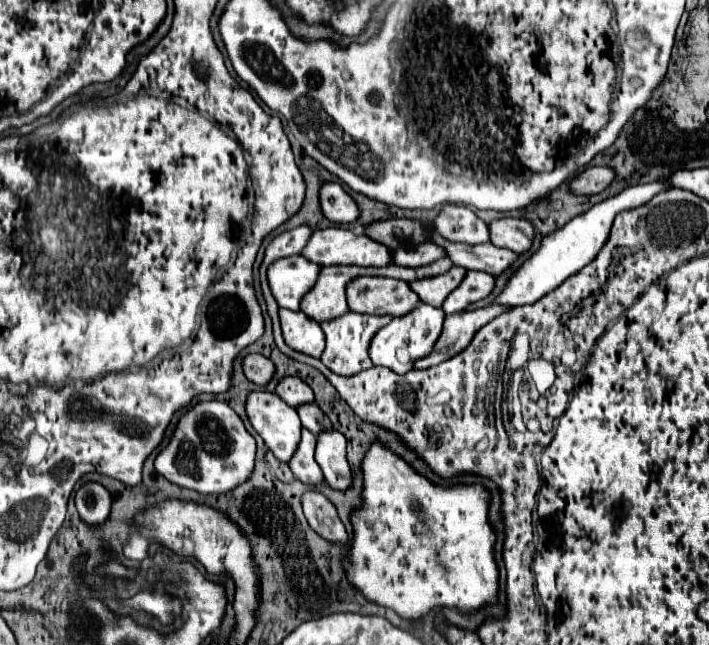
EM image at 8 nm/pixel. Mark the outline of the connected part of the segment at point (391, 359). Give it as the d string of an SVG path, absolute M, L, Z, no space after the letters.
M419 304L407 316L393 318L385 328L381 328L373 336L373 342L369 344L371 362L375 366L391 368L397 374L409 372L417 358L423 358L423 356L427 356L433 350L433 342L439 338L441 328L443 328L443 318L445 318L443 310L441 308L433 308L429 304Z

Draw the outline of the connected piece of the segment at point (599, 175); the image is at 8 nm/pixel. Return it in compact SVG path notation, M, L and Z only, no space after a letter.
M587 168L569 182L569 192L577 196L599 194L615 178L611 168Z

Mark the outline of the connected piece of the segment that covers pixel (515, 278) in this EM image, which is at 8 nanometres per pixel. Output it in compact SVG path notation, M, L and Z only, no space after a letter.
M651 182L651 184L645 184L645 186L629 186L621 194L615 194L615 196L595 204L587 212L575 216L563 228L547 234L541 240L539 250L529 260L525 260L523 266L519 266L511 274L511 278L505 284L505 288L497 296L495 304L503 304L503 306L511 306L511 308L523 306L523 304L533 304L539 298L543 298L547 292L555 290L559 284L563 284L569 276L579 272L585 264L589 264L597 256L597 252L607 242L613 218L621 210L631 210L631 208L643 206L645 202L649 202L649 198L653 198L655 194L659 194L659 192L667 190L667 188L669 188L669 184L663 184L663 182Z

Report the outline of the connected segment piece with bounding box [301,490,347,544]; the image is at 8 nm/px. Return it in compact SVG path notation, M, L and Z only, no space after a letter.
M313 490L305 492L301 496L301 504L309 526L317 534L321 534L329 542L341 542L341 544L347 542L347 532L337 516L335 506L321 492L313 492Z

